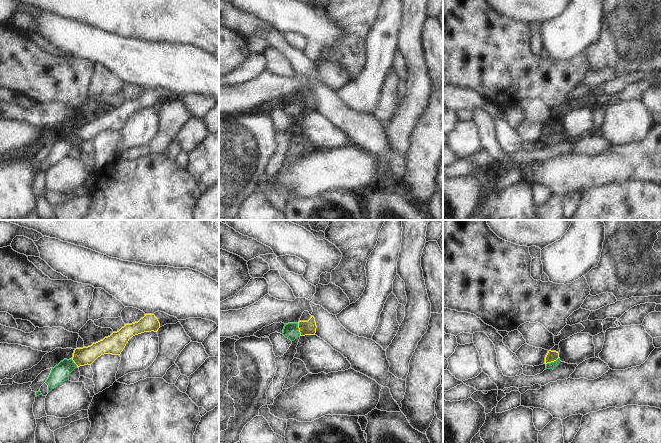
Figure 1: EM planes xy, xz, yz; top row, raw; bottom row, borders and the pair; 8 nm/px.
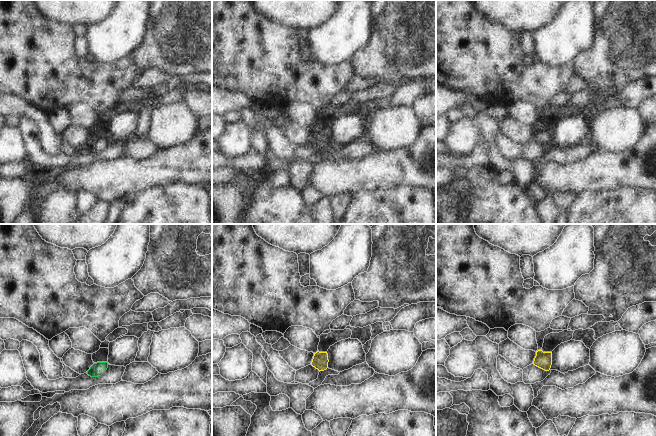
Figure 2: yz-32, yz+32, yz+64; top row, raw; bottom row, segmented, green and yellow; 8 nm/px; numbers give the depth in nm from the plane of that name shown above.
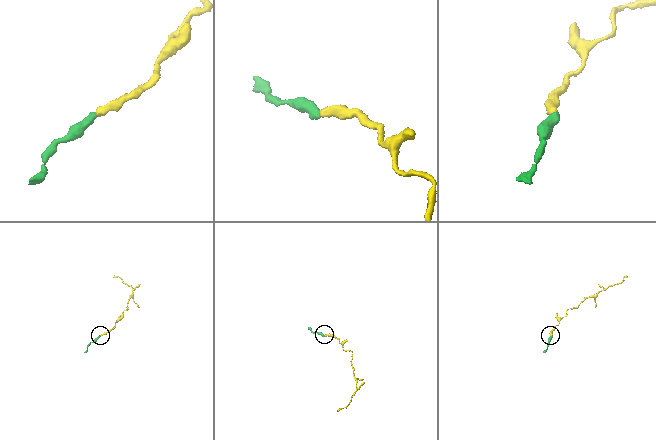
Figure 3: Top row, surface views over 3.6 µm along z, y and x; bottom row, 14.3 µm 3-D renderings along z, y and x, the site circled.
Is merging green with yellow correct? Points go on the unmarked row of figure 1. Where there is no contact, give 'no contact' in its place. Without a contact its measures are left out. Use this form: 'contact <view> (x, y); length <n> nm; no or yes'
contact xz (298, 105); length 110 nm; yes

